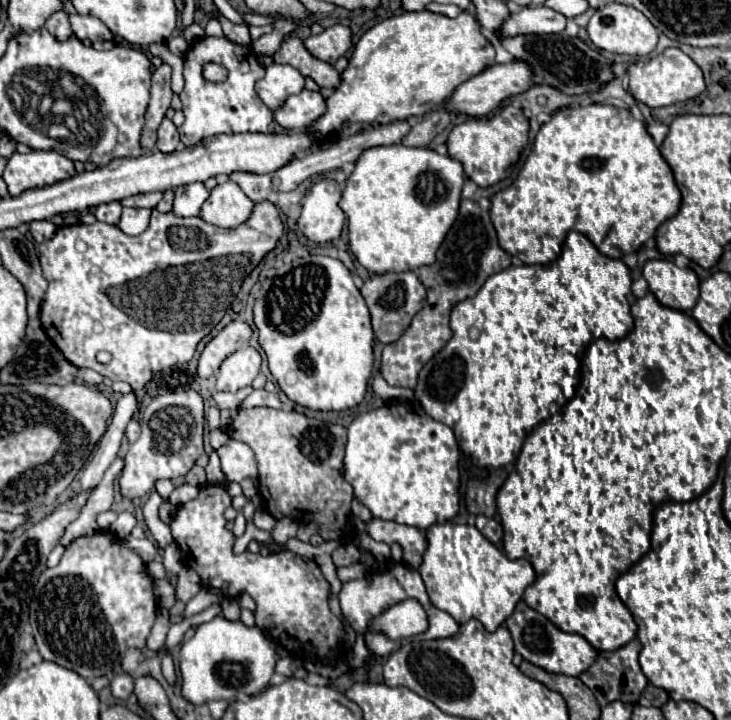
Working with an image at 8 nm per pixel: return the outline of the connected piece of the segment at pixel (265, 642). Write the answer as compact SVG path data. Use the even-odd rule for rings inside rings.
M222 616L200 624L196 634L180 648L180 672L182 672L182 696L192 704L204 704L210 700L232 702L238 694L256 694L262 690L274 674L276 644L258 626L248 628L240 620L230 622Z

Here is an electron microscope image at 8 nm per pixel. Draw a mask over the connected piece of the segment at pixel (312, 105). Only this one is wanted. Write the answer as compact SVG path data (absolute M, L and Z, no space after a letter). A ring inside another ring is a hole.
M302 90L300 94L290 96L280 108L274 110L274 120L288 132L302 132L324 112L326 112L326 102L322 94Z

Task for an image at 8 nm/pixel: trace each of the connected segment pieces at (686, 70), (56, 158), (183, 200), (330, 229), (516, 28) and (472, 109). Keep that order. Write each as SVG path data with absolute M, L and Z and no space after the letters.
M668 48L644 64L640 64L640 62L632 64L628 68L628 78L630 78L628 92L632 94L632 98L636 102L640 102L648 108L660 108L660 106L670 106L676 102L690 100L706 88L702 70L680 48Z
M32 150L30 154L14 152L4 168L4 182L8 184L10 196L20 196L24 190L36 186L50 186L52 182L62 182L72 178L74 164L56 150Z
M194 182L194 184L186 184L186 186L178 186L174 190L176 198L174 198L174 214L188 218L188 216L198 216L202 204L208 198L208 190L204 188L202 182Z
M324 178L310 188L304 196L302 214L298 218L298 230L310 242L326 244L340 238L346 224L346 216L338 206L340 186L336 180Z
M536 6L522 8L516 14L510 14L500 28L502 38L514 38L520 34L558 34L566 26L566 18L552 8Z
M510 60L508 64L488 66L480 74L472 76L464 84L460 84L454 90L454 94L450 96L450 100L444 104L444 108L446 110L456 110L456 112L462 112L462 114L468 114L468 116L486 116L488 112L498 108L500 102L504 102L506 98L526 92L534 84L532 78L534 78L534 74L532 74L532 66L528 66L528 62Z

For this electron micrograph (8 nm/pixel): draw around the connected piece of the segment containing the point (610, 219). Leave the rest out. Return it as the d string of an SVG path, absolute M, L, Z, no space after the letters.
M590 104L554 112L552 120L538 130L517 179L508 188L496 192L490 202L490 218L500 248L524 264L550 264L560 256L562 242L570 230L588 236L604 256L624 258L636 252L656 234L656 228L664 220L678 212L680 190L642 120L636 120L626 108Z

